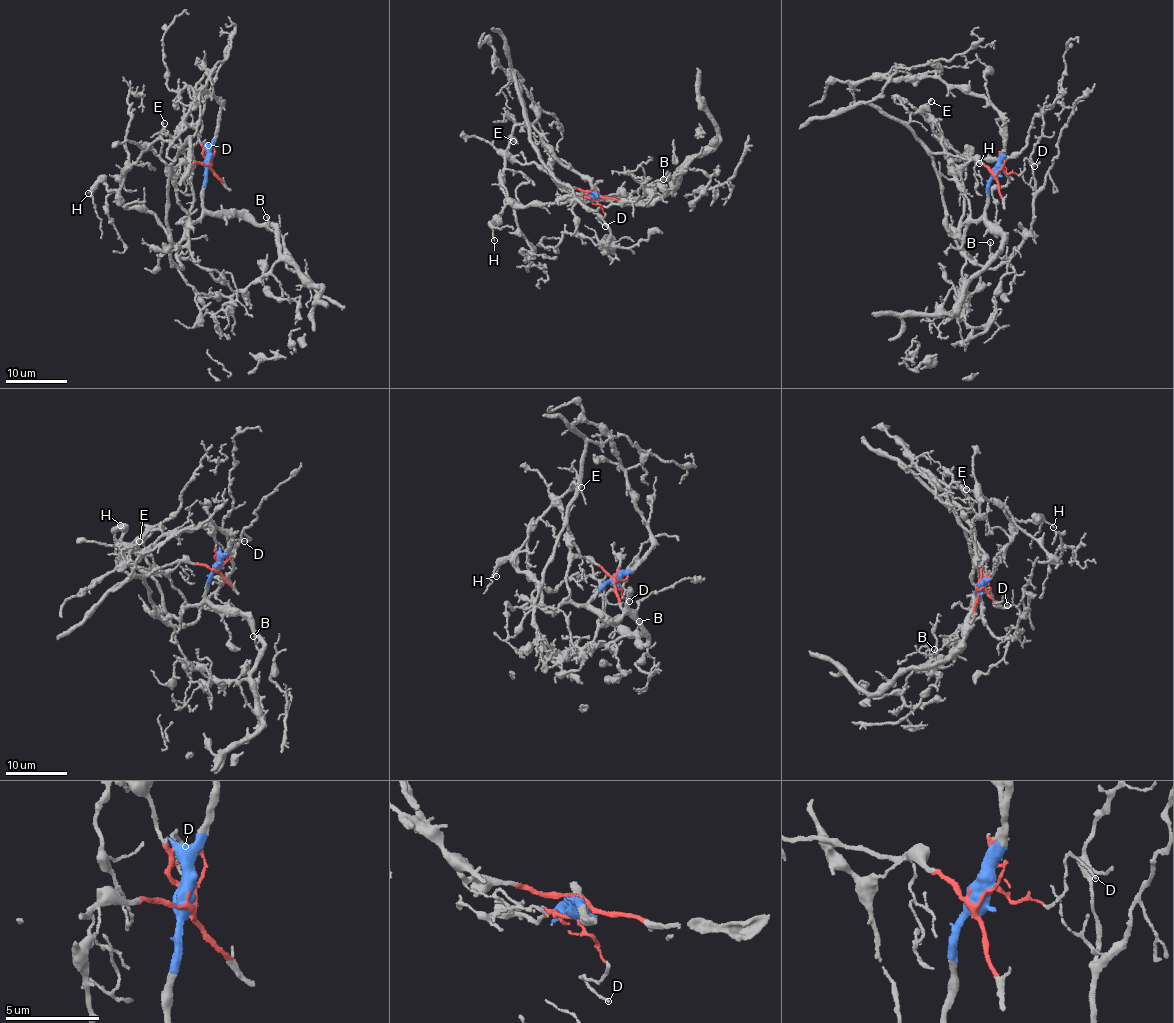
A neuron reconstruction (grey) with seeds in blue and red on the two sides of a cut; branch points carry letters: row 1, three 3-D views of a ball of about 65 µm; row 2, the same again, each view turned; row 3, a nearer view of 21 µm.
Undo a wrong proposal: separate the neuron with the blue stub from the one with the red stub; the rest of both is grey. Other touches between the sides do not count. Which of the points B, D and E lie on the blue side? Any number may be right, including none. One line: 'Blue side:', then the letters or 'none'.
Blue side: B

